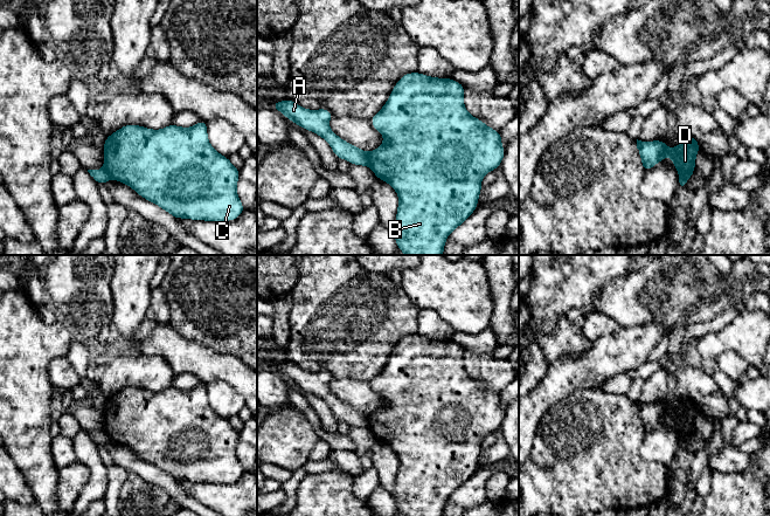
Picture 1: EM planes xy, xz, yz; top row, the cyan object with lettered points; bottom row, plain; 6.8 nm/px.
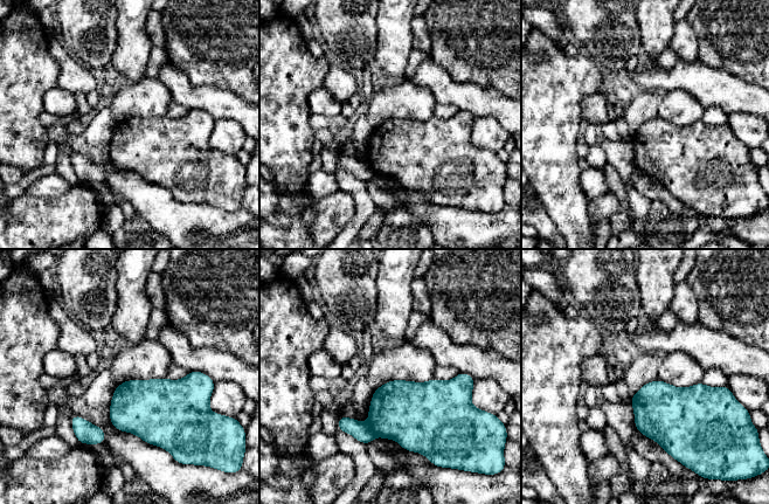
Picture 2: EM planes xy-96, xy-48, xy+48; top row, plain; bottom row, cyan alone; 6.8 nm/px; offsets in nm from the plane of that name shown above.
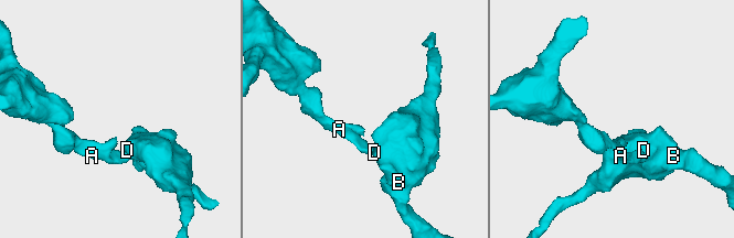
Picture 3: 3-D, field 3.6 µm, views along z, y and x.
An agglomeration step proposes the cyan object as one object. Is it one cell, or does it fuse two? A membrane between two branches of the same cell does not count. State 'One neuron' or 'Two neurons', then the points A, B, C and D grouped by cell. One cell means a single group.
Two neurons. Groups: A / B C D

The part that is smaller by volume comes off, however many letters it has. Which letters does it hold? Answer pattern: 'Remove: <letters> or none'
Remove: A

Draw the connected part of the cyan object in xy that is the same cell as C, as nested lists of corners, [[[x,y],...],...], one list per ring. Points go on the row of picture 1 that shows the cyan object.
[[[200,119],[192,128],[171,124],[160,130],[127,124],[106,137],[103,150],[104,170],[111,179],[129,185],[141,198],[158,205],[175,219],[233,221],[245,211],[236,192],[240,170],[209,144],[206,121]]]

